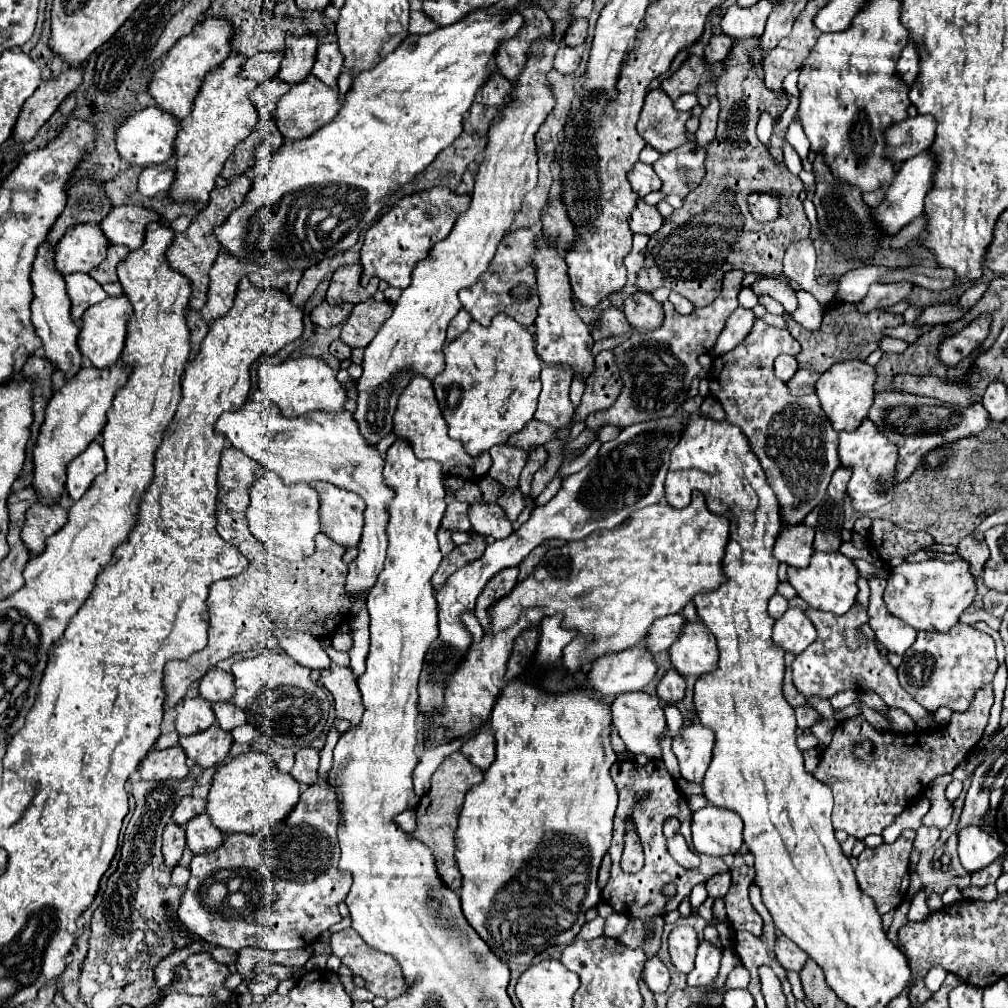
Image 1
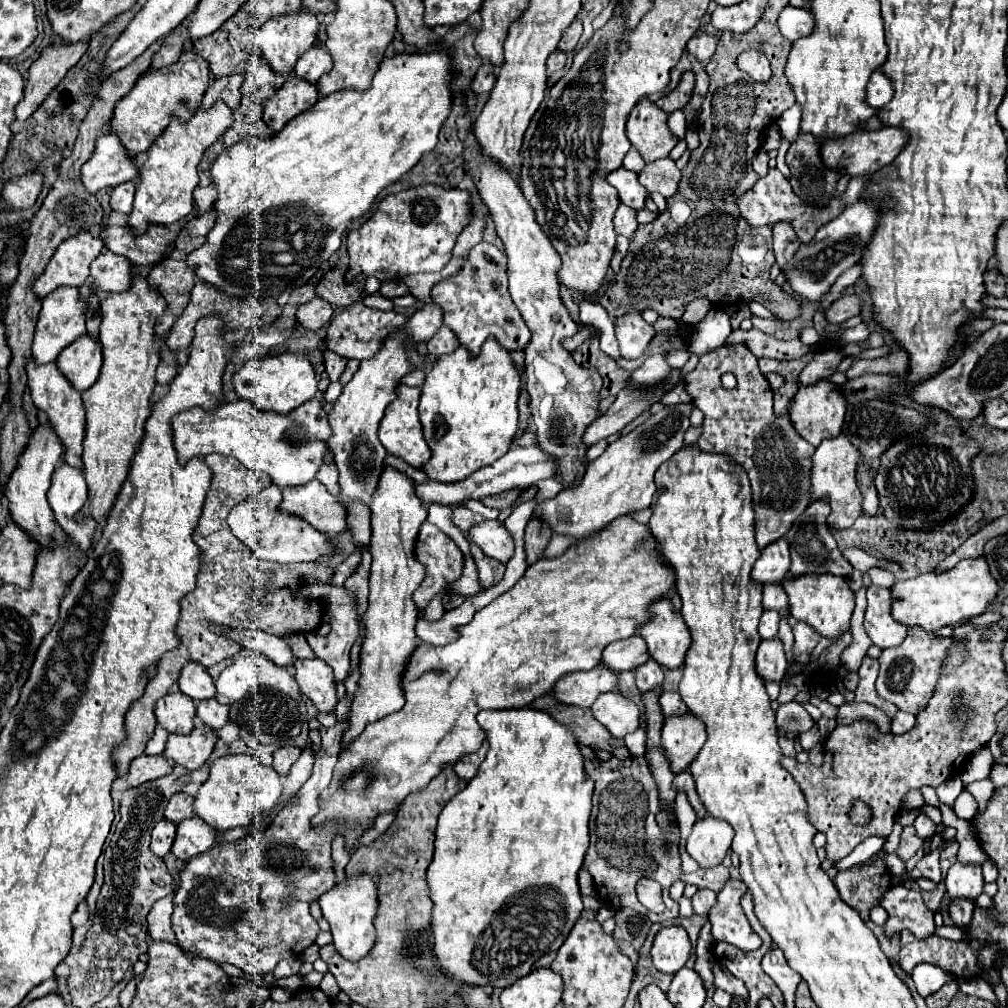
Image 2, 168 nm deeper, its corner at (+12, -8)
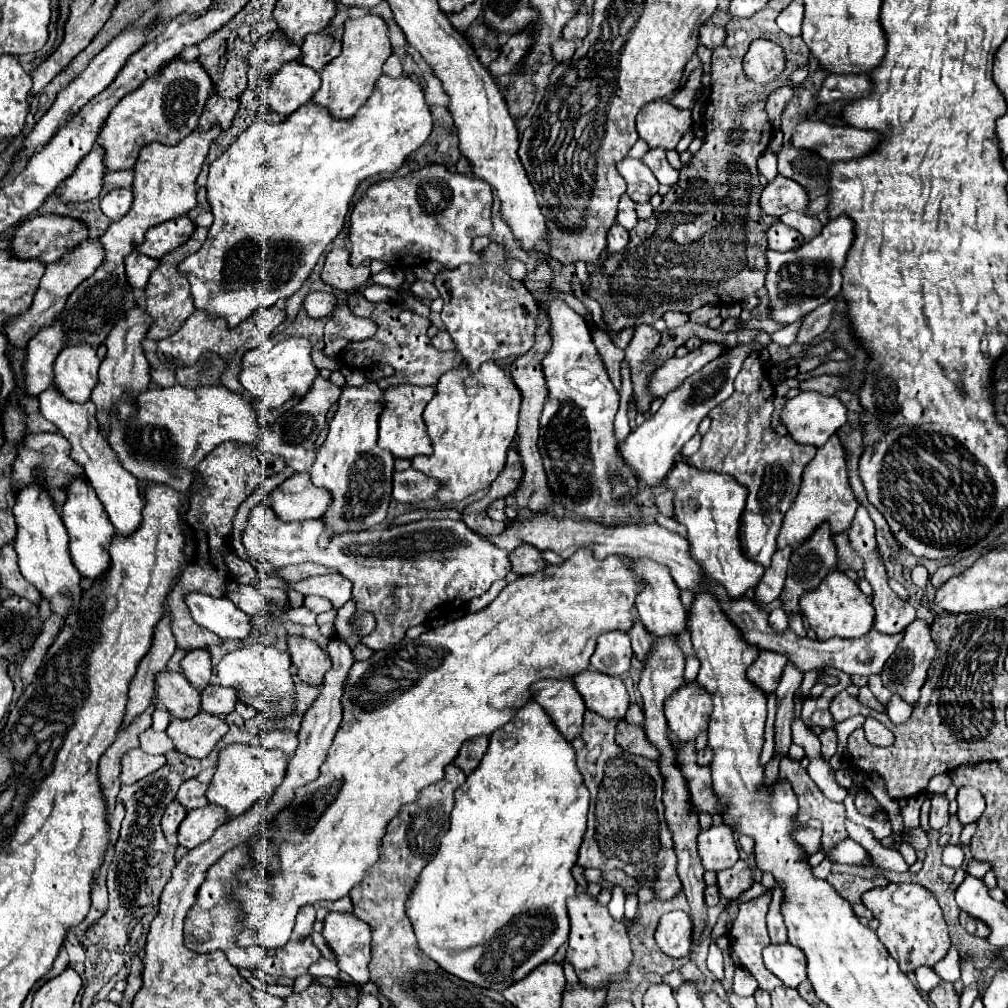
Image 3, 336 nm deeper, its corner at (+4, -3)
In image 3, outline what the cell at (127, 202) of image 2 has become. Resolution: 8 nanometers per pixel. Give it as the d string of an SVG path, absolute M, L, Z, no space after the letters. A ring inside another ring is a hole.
M115 188L101 198L101 210L113 222L121 220L121 216L125 216L129 212L129 208L131 208L131 190L129 188Z

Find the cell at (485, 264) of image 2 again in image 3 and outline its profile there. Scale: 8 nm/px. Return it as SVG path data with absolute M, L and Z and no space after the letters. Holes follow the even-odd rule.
M491 242L483 252L483 268L465 264L457 270L443 270L433 280L445 302L441 320L471 372L475 372L483 362L499 362L509 356L525 354L535 340L537 328L535 296L525 288L523 282L511 280L509 274L499 268L499 264L503 264L507 258L505 250Z

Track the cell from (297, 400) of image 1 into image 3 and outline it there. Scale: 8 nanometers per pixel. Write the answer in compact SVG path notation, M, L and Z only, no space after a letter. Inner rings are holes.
M289 338L273 346L271 350L253 348L243 356L239 382L257 400L265 402L269 408L279 408L291 396L305 396L317 378L317 368L311 362L311 342L307 338Z

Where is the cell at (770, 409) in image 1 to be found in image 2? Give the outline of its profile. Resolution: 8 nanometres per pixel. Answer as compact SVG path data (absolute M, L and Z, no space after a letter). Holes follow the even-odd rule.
M745 343L739 345L723 345L713 353L707 353L699 359L695 371L685 377L687 393L693 397L693 403L703 411L703 435L697 445L709 453L725 453L735 459L735 463L743 465L753 489L753 509L755 509L755 529L757 529L757 545L763 549L771 541L777 541L791 529L795 519L807 509L811 503L811 457L815 447L807 443L791 423L789 415L775 415L773 411L773 391L765 375L757 367L757 357L747 349ZM733 373L737 377L737 387L727 391L721 385L721 375Z

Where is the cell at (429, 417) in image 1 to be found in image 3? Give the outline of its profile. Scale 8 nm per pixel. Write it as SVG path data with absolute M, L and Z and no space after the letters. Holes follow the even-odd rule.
M409 384L387 388L379 398L383 410L379 414L377 444L389 450L395 458L411 460L413 456L419 456L419 454L431 454L431 440L427 436L427 428L423 422L423 410L433 396L435 396L435 388L421 388L421 386L409 386Z

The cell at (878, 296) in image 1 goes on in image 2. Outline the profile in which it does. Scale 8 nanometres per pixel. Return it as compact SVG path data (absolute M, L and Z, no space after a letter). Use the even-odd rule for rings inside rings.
M845 295L837 299L825 313L829 323L845 323L853 315L861 313L861 299L857 295Z

